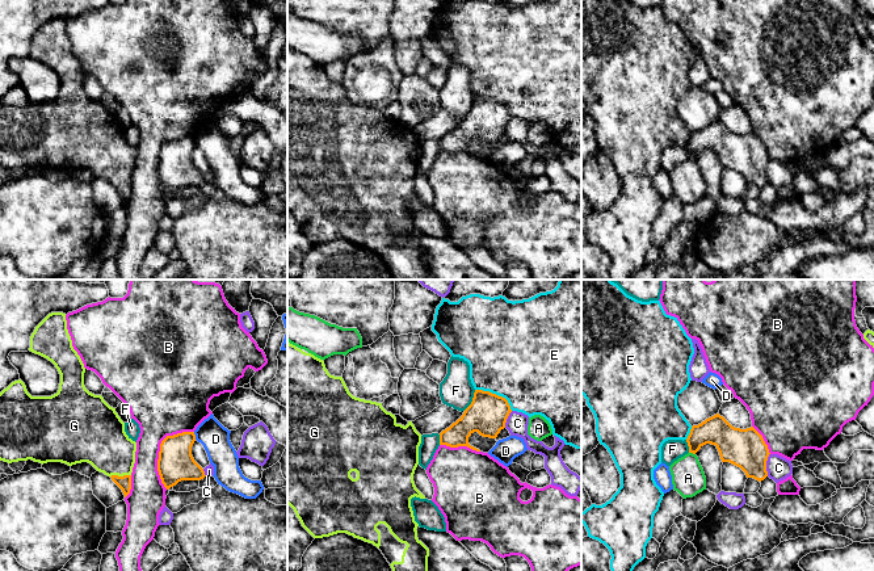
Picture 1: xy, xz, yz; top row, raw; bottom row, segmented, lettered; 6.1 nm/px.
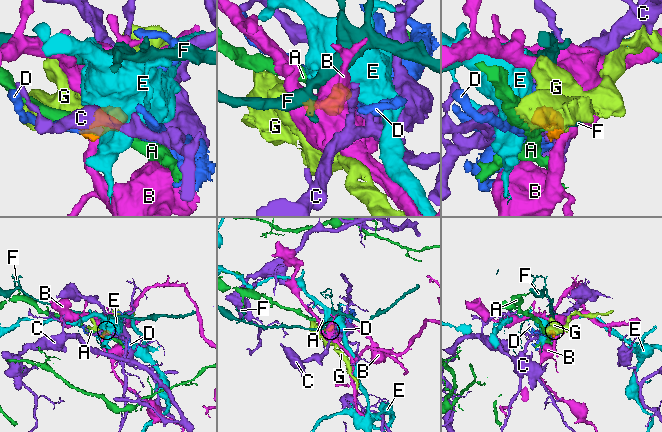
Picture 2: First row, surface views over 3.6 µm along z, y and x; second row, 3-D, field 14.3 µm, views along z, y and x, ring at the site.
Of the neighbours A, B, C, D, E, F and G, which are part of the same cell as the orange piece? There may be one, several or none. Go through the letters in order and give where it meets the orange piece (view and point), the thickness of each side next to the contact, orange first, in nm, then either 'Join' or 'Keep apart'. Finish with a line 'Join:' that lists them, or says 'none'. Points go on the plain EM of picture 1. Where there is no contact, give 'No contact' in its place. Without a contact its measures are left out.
A: Touches orange at yz (692, 158). Thickness 190 nm (orange) against 200 nm. Keep apart
B: Touches orange at xy (160, 155). Thickness 220 nm (orange) against 340 nm. Keep apart
C: Touches orange at yz (765, 171). Thickness 240 nm (orange) against 140 nm. Keep apart
D: Touches orange at xy (194, 142). Thickness 220 nm (orange) against 180 nm. Keep apart
E: Touches orange at xz (495, 100). Thickness 240 nm (orange) against 500 nm. Keep apart
F: Touches orange at xz (473, 106). Thickness 240 nm (orange) against 200 nm. Keep apart
G: Touches orange at xy (120, 183). Thickness 80 nm (orange) against 300 nm. Join
Join: G

